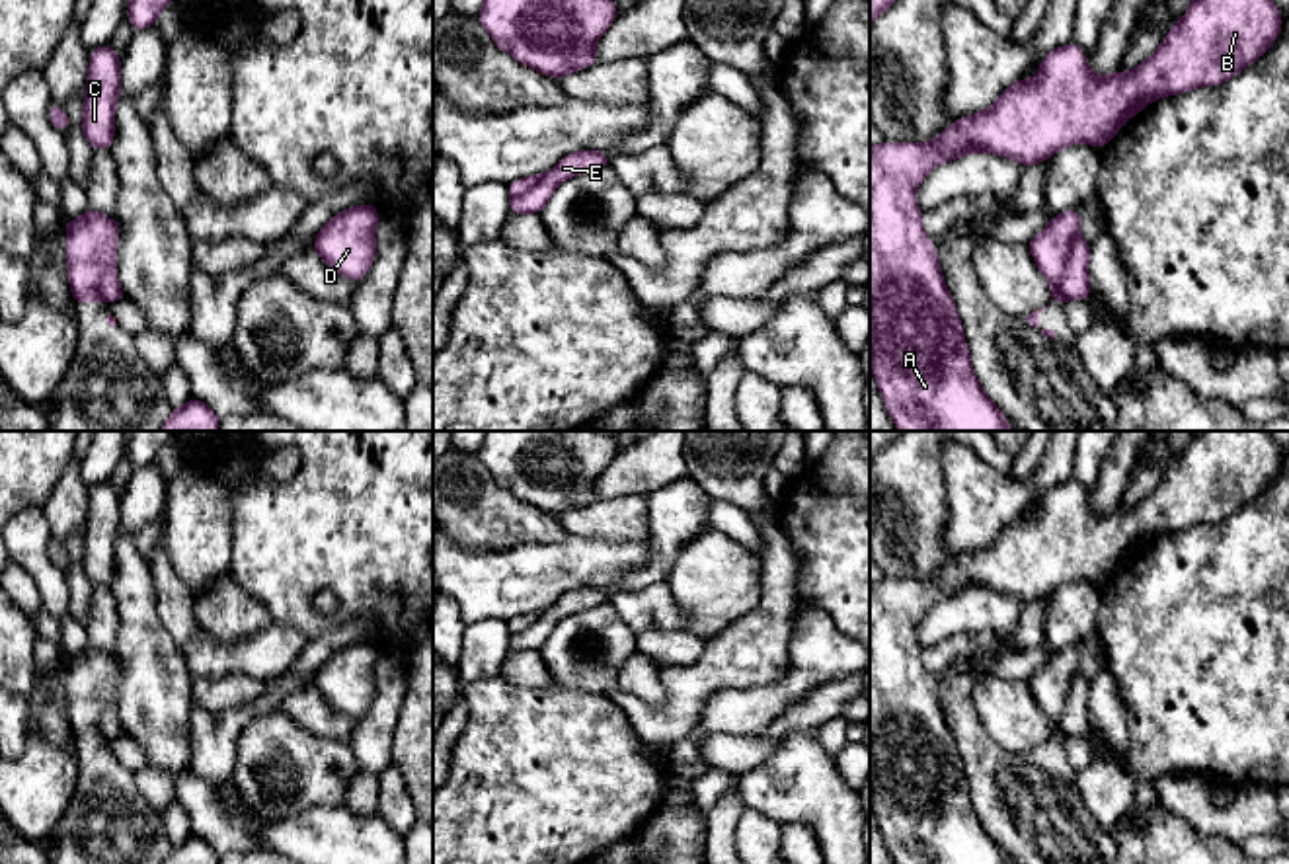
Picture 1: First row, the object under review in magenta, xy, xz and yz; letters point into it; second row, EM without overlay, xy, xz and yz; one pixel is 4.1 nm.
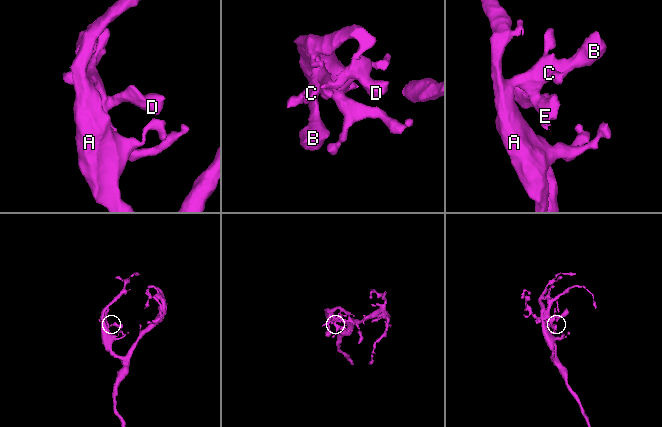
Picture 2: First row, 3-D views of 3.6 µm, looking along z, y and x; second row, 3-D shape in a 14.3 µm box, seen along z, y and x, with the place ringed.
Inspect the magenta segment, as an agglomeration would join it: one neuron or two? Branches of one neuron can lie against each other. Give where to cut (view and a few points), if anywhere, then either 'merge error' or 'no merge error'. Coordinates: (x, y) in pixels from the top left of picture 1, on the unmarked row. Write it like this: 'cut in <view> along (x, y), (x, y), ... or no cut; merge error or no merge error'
cut in yz along (1077, 673), (1059, 722), (1059, 730), (1065, 736); merge error

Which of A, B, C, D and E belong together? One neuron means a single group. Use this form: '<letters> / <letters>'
A B C E / D

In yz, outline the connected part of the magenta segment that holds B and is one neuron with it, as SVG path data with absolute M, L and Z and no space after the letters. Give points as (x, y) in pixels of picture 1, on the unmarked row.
M1197 431L1162 482L1131 509L1096 513L1086 491L1067 480L1043 491L1035 515L1018 515L985 548L959 554L934 577L870 583L870 804L897 864L1012 864L973 809L936 683L922 667L915 628L928 609L971 589L1014 595L1030 605L1076 579L1100 587L1147 540L1221 523L1254 501L1281 462L1283 451L1268 431Z

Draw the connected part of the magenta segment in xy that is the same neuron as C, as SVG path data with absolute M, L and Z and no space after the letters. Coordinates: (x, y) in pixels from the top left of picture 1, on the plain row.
M90 486L88 523L84 529L82 571L98 587L109 587L115 575L115 542L121 534L121 495L115 486Z

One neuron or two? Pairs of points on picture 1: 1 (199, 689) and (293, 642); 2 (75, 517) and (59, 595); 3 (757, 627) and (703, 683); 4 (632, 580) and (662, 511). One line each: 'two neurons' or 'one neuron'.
1: two neurons
2: two neurons
3: one neuron
4: one neuron

